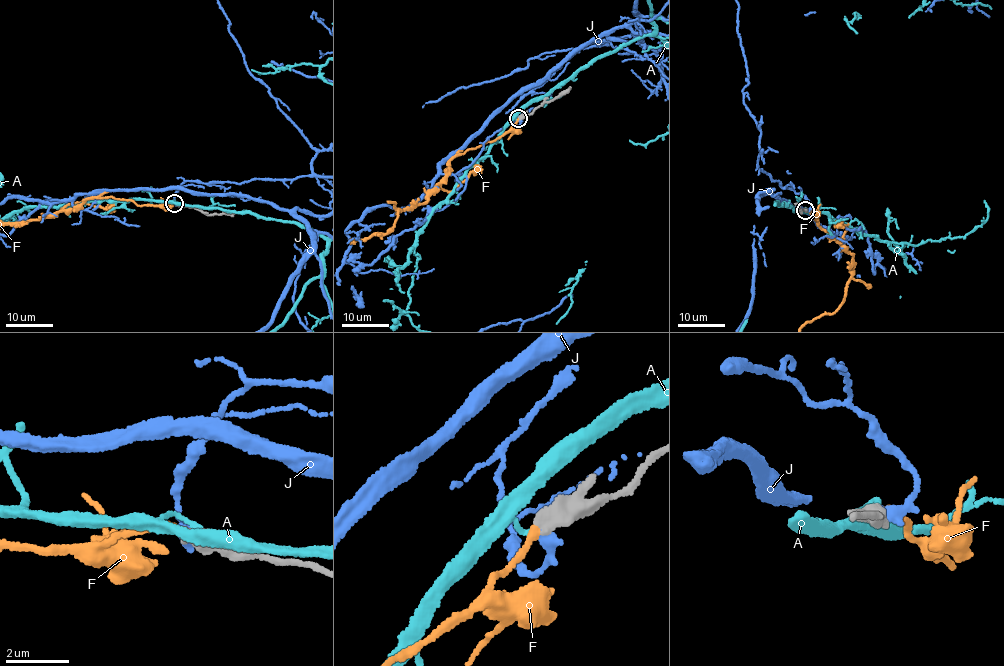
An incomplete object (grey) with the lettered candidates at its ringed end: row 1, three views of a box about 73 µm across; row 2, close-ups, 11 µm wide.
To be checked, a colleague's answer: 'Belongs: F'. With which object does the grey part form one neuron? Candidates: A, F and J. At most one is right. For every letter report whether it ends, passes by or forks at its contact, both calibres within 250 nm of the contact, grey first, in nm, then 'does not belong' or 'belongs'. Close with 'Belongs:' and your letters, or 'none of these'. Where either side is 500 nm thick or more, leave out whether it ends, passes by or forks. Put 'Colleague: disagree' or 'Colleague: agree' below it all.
A: 650/170 nm | does not belong
F: 500/220 nm | belongs
J: 550/380 nm | does not belong
Belongs: F
Colleague: agree

